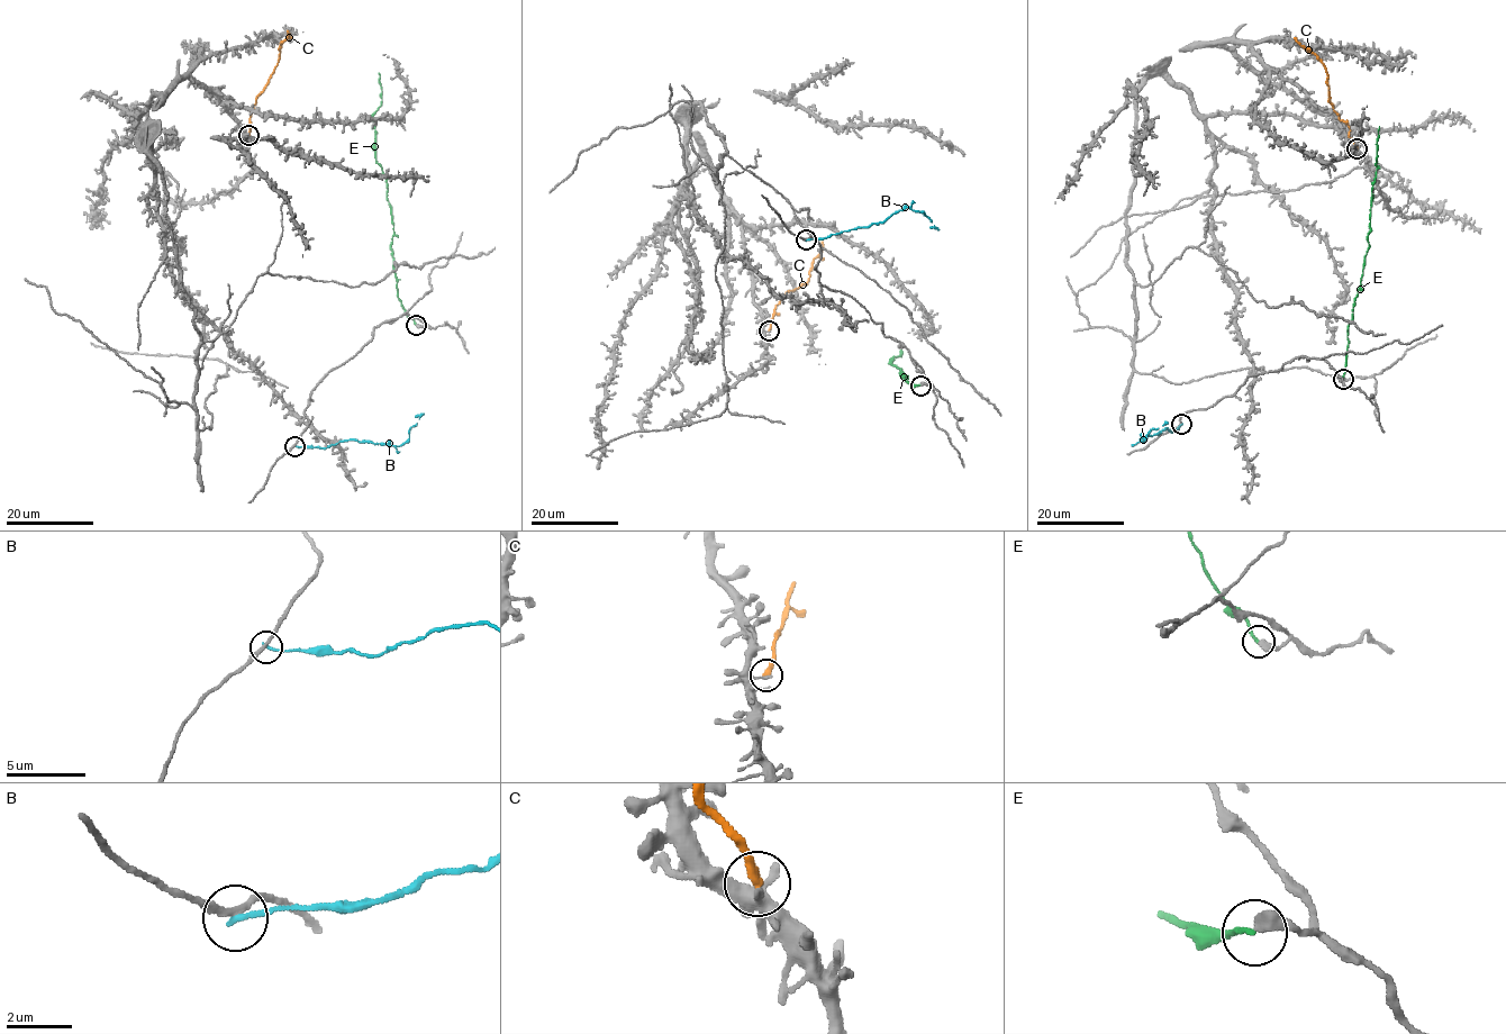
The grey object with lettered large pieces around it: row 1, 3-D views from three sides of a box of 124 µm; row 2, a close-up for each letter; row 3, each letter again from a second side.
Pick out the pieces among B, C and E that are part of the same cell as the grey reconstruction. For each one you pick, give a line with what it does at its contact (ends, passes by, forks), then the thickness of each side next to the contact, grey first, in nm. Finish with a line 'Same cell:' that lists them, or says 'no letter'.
Same cell: no letter

